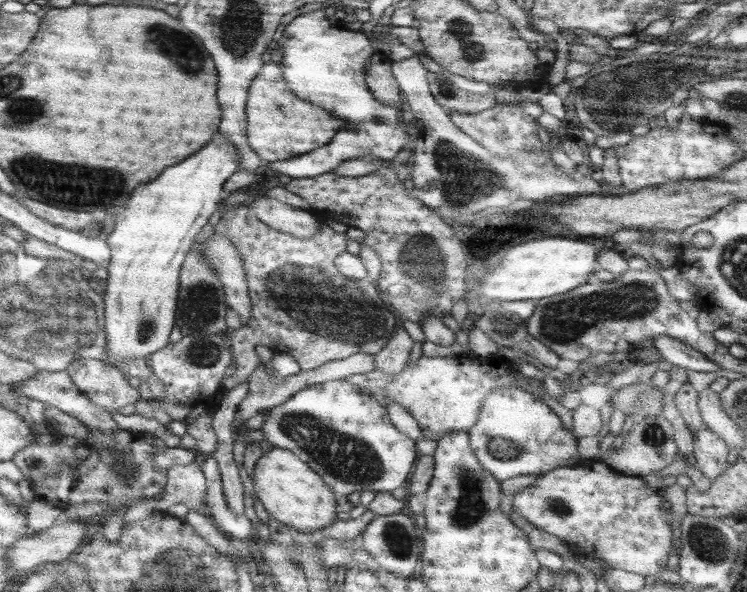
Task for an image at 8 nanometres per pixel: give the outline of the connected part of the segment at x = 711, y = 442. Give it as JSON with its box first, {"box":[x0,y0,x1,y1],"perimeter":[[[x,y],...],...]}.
{"box":[692,428,727,479],"perimeter":[[[707,428],[693,432],[692,453],[694,467],[708,478],[715,479],[727,467],[725,442]]]}

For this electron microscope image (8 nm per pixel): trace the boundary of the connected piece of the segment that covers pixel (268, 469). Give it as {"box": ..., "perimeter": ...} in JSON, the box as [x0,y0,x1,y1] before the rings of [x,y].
{"box":[252,447,339,534],"perimeter":[[[273,447],[263,453],[253,465],[252,484],[261,515],[281,522],[289,529],[307,534],[335,521],[339,509],[331,489],[314,470],[288,450]]]}

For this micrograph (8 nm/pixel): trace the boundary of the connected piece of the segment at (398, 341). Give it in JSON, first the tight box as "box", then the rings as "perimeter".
{"box":[373,327,413,375],"perimeter":[[[403,327],[395,328],[387,343],[373,355],[373,368],[385,375],[395,375],[405,367],[413,343]]]}

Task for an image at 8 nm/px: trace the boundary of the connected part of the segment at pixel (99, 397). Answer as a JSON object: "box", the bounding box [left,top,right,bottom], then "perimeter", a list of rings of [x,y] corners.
{"box":[65,357,141,412],"perimeter":[[[81,357],[69,363],[65,371],[75,388],[105,412],[117,412],[141,400],[137,388],[131,387],[117,368],[102,360]]]}

